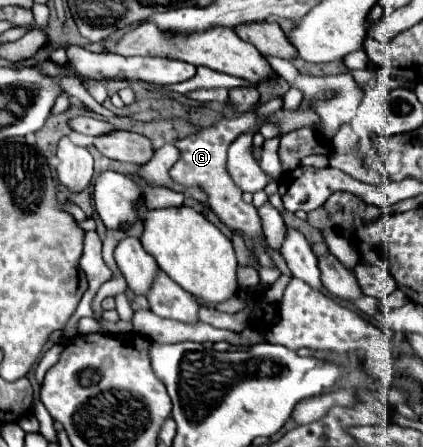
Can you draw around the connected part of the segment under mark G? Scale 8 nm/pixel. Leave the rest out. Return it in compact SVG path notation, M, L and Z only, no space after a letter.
M246 112L238 118L222 118L220 122L208 126L208 128L202 128L198 130L196 134L192 136L186 136L182 140L176 142L176 148L180 150L180 158L178 162L172 166L170 174L172 178L178 182L178 184L184 184L184 186L202 186L208 196L210 196L210 208L212 212L220 218L222 224L230 226L230 230L238 230L242 234L248 234L254 244L256 244L256 256L260 260L262 266L274 266L274 262L270 260L270 256L264 252L264 248L260 246L258 242L258 234L262 232L262 226L260 226L260 218L258 218L258 212L254 206L242 206L242 190L238 190L238 186L234 184L234 180L230 178L228 170L226 170L226 152L228 152L228 146L240 136L240 134L246 134L246 132L258 132L262 128L264 122L260 122L258 114L256 112Z

